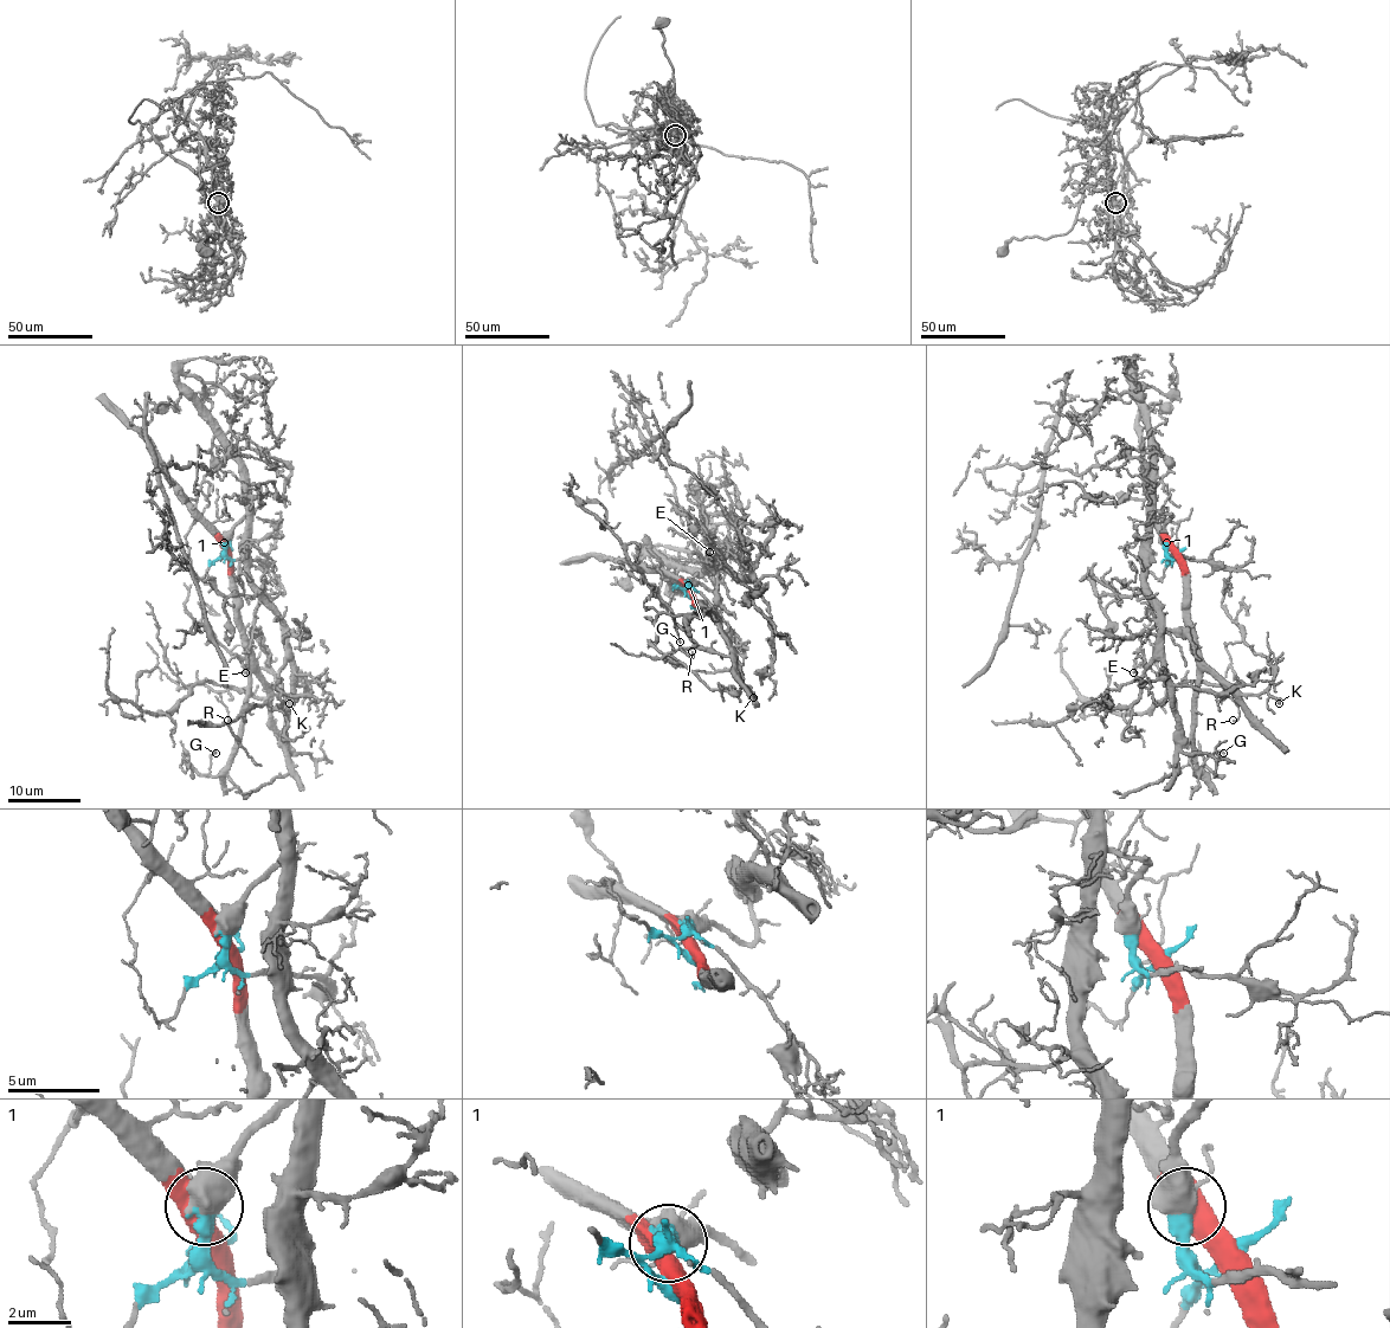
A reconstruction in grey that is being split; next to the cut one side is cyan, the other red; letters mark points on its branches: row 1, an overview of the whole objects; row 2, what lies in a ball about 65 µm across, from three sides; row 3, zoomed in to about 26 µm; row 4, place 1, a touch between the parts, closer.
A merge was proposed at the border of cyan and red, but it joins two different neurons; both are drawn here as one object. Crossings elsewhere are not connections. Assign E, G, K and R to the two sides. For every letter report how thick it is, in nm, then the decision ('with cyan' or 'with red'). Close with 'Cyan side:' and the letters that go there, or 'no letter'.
E: 70 nm thick; with cyan
G: 120 nm thick; with red
K: 240 nm thick; with red
R: 130 nm thick; with red
Cyan side: E

